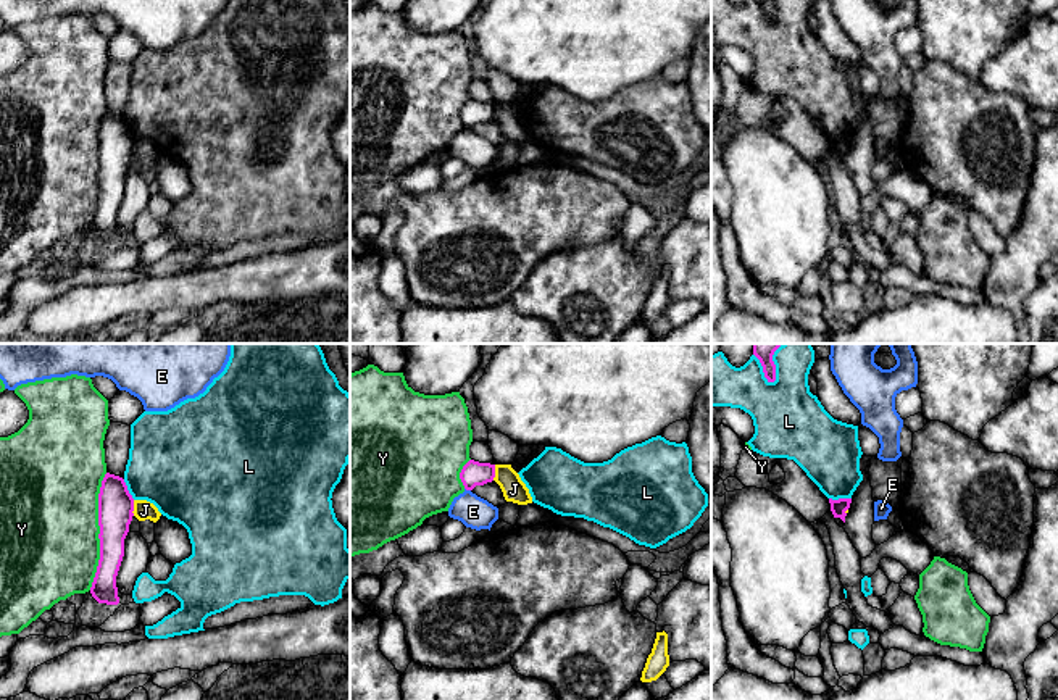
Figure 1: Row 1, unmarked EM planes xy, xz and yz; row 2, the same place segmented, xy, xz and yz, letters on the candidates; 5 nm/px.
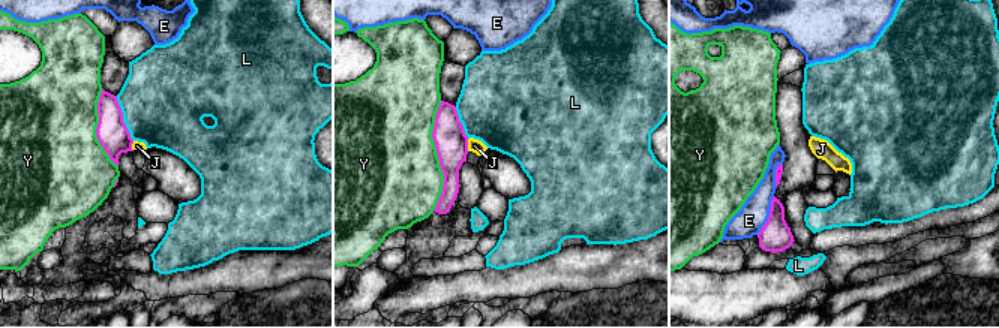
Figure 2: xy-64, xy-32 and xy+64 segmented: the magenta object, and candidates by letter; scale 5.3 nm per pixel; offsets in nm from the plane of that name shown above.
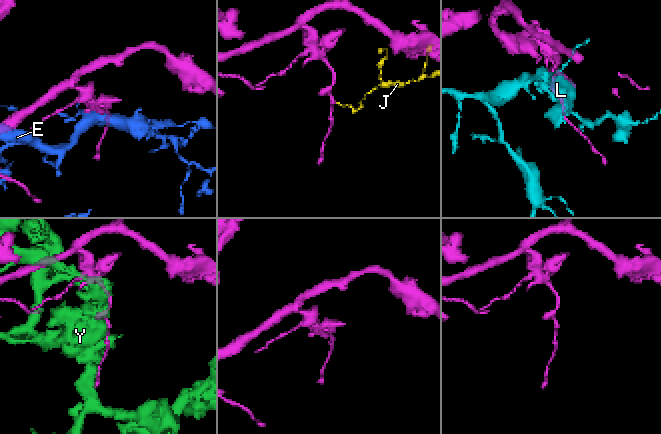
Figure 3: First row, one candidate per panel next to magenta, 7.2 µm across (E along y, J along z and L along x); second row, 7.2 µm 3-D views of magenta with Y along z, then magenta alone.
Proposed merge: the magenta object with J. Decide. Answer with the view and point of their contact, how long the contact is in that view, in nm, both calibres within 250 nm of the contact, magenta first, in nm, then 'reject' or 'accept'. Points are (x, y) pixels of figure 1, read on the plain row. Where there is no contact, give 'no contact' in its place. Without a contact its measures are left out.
meets magenta in xy at (133, 147); contact 80 nm long; 180 nm thick on the magenta side, 100 nm on the other; reject

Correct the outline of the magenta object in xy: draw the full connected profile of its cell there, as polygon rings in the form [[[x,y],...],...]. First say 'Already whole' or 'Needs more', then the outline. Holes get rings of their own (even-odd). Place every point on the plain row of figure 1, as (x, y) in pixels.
Already whole. [[[106,111],[98,132],[100,198],[90,226],[98,242],[118,244],[116,215],[124,195],[124,177],[134,155],[134,137],[123,116]]]

